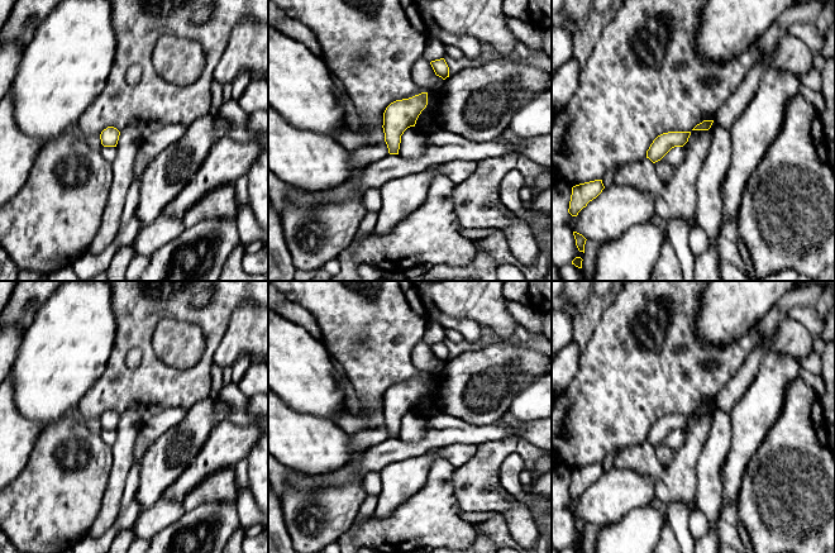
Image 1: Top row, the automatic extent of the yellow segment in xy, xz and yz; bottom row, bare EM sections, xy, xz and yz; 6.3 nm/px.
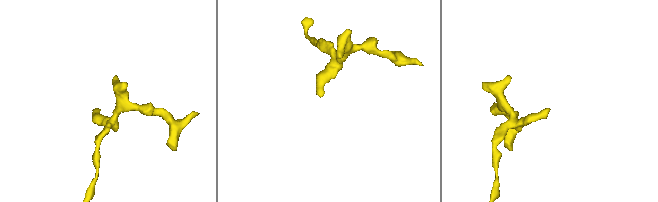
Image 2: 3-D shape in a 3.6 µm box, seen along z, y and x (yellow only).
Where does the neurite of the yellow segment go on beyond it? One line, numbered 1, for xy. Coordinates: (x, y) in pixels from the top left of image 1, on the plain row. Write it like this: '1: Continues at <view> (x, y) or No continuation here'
1: No continuation here

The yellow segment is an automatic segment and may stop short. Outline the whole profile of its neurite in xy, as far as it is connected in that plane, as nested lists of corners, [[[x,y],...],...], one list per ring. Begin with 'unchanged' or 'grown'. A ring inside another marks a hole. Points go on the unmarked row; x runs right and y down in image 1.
unchanged; [[[108,410],[100,418],[101,428],[104,430],[116,430],[120,415],[114,410]]]

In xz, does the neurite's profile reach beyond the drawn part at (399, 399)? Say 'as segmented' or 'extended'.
as segmented

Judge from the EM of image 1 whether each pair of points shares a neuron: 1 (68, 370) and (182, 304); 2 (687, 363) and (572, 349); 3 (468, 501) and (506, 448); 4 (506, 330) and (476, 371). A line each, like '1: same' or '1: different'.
1: different
2: different
3: same
4: different

